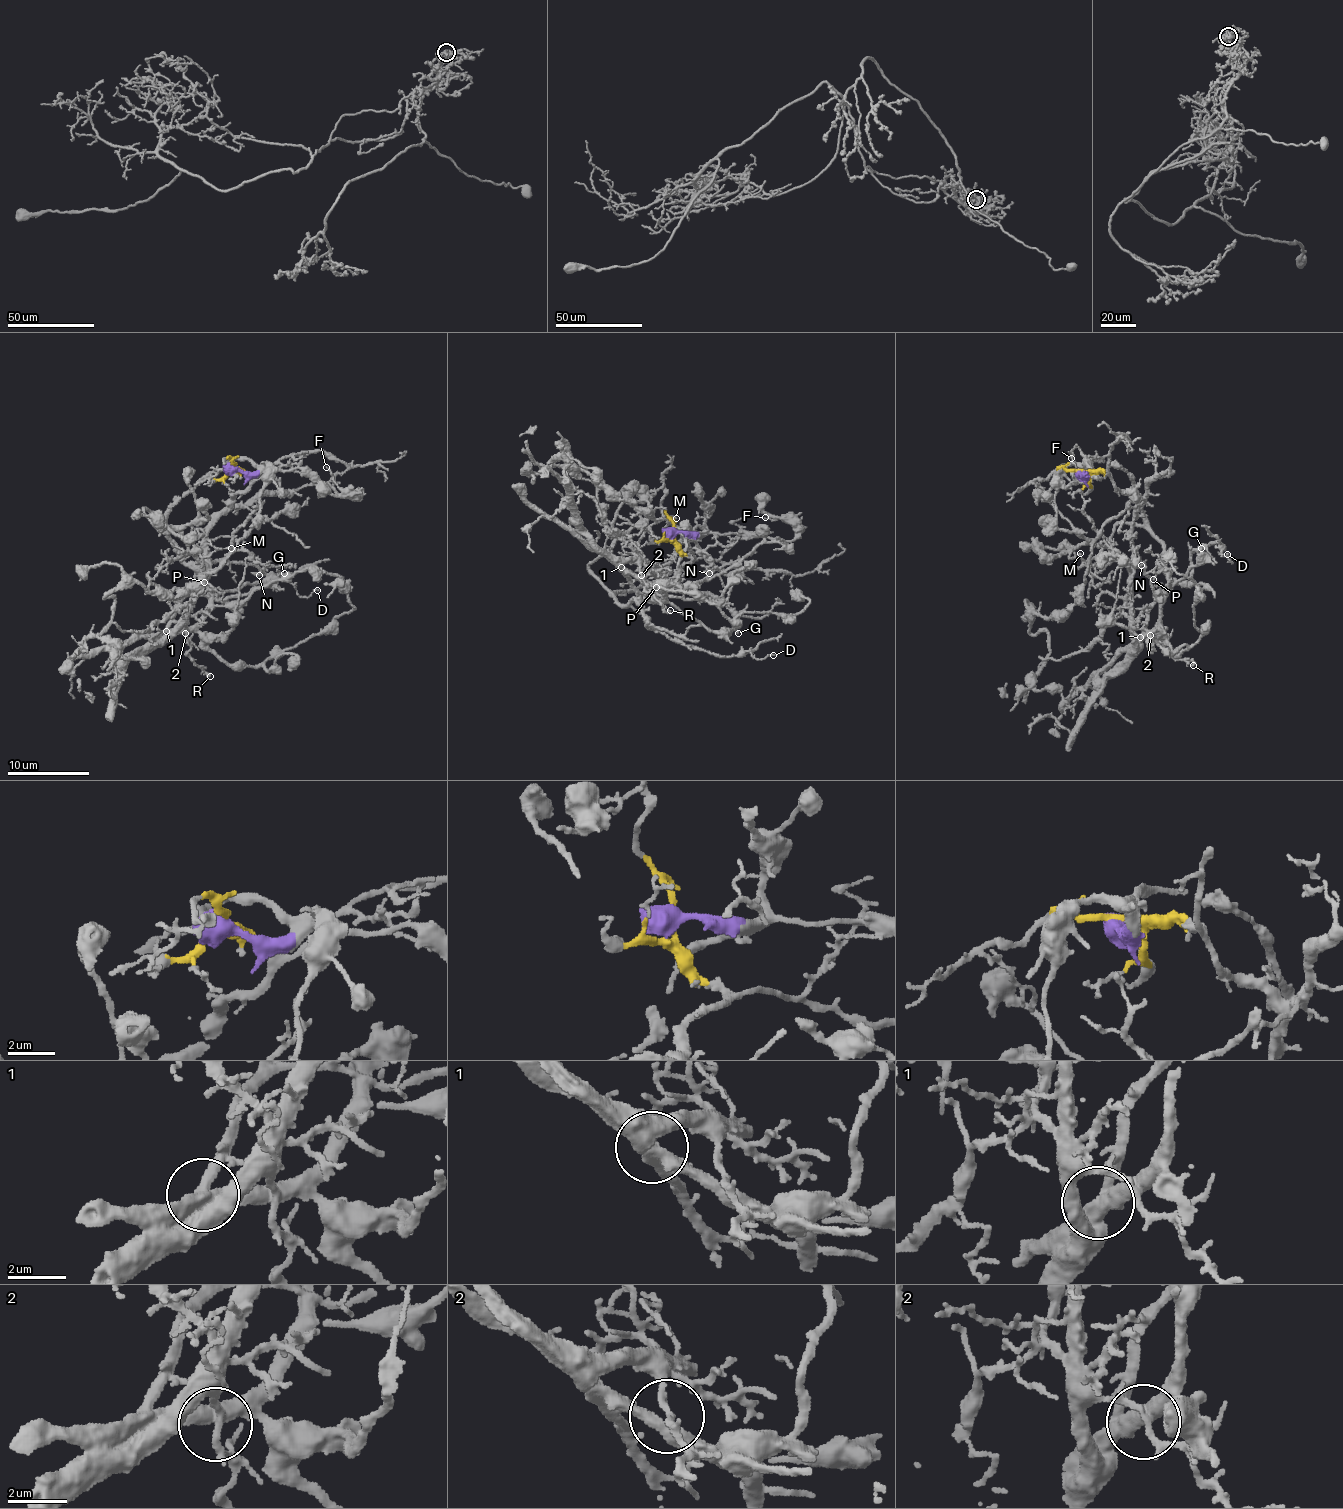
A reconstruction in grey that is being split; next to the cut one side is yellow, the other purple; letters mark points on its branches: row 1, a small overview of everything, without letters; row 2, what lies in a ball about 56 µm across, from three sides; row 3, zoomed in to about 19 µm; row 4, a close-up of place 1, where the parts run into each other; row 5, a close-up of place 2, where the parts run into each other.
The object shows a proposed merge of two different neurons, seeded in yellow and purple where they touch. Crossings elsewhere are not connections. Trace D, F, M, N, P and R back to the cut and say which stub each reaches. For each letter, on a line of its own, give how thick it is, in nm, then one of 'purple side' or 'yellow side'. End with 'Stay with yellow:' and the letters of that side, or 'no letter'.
D: 130 nm thick; yellow side
F: 120 nm thick; purple side
M: 110 nm thick; yellow side
N: 90 nm thick; yellow side
P: 130 nm thick; purple side
R: 220 nm thick; yellow side
Stay with yellow: D, M, N, R

